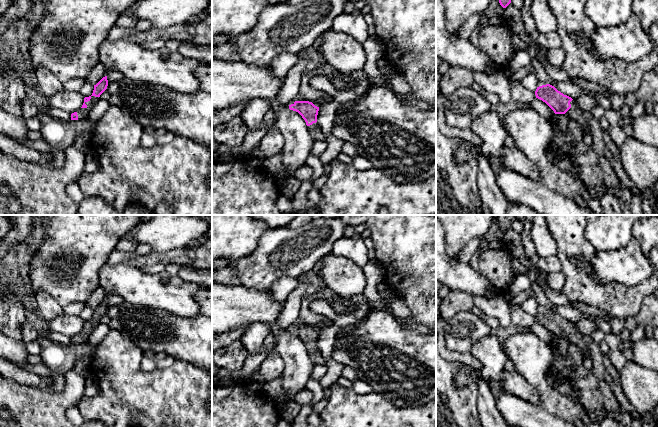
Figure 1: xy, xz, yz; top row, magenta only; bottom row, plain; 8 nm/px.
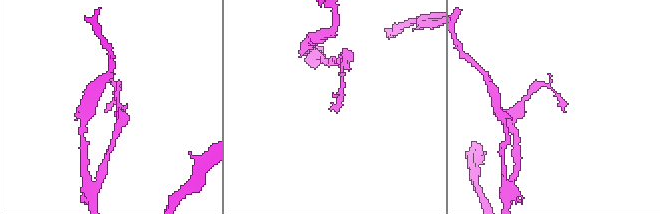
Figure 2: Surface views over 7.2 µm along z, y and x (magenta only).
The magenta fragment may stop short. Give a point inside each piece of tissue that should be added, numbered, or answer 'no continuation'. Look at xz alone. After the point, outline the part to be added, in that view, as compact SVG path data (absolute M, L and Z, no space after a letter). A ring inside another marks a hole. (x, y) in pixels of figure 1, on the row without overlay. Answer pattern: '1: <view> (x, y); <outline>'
1: xz (314, 353); M313 347L312 349L308 350L308 354L312 362L314 363L314 365L324 365L325 364L325 360L317 347Z

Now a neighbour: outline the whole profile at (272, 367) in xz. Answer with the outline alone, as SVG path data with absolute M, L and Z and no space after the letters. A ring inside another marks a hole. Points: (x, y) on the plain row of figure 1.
M276 352L268 354L267 358L259 366L259 374L265 379L265 381L272 381L278 377L281 377L285 368L285 363L281 356Z

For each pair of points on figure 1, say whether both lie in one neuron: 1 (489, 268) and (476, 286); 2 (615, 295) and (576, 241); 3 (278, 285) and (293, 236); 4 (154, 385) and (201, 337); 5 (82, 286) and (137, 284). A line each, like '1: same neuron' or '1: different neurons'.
1: different neurons
2: same neuron
3: different neurons
4: different neurons
5: different neurons

